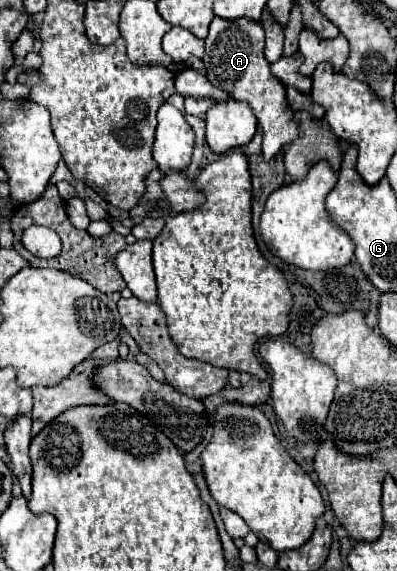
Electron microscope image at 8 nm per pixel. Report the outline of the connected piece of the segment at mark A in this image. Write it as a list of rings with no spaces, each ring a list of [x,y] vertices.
[[[214,17],[206,37],[206,53],[202,61],[206,77],[214,87],[224,89],[230,99],[248,103],[254,109],[254,117],[262,127],[262,157],[266,161],[298,139],[298,127],[292,121],[294,113],[290,113],[290,107],[286,105],[286,87],[280,81],[274,81],[270,63],[264,61],[264,31],[260,23],[250,19],[222,21],[220,17]]]

